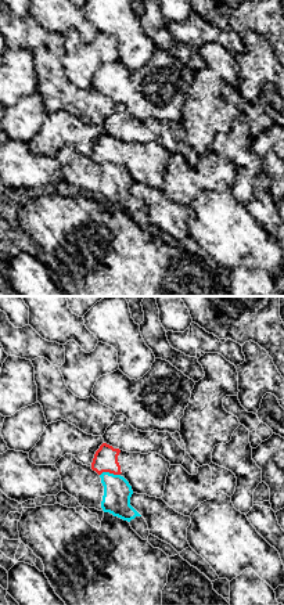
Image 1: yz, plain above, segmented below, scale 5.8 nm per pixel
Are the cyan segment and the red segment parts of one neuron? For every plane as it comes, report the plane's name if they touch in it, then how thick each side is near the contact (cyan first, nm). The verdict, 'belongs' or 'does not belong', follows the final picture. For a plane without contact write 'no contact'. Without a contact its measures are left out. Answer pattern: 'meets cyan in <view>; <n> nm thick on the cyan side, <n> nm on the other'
meets cyan in yz; 160 nm thick on the cyan side, 140 nm on the other

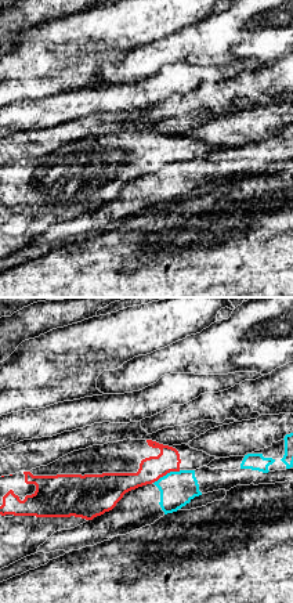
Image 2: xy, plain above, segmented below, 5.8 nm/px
meets cyan in xy; 200 nm thick on the cyan side, 140 nm on the other

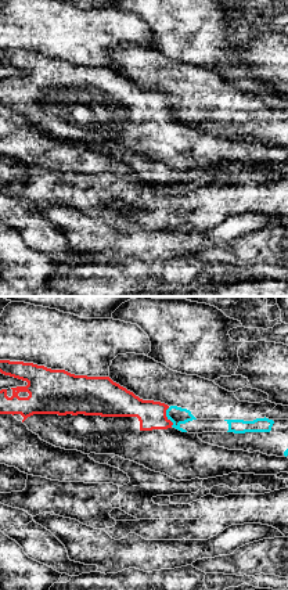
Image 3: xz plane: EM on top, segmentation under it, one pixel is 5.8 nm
meets cyan in xz; 100 nm thick on the cyan side, 160 nm on the other

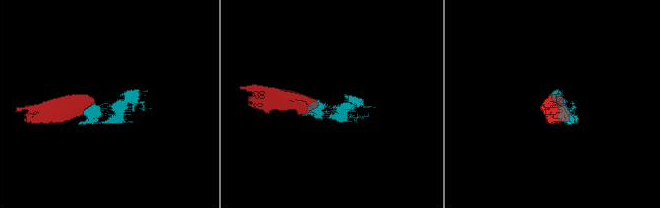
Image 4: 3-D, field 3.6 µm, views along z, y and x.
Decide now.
does not belong

